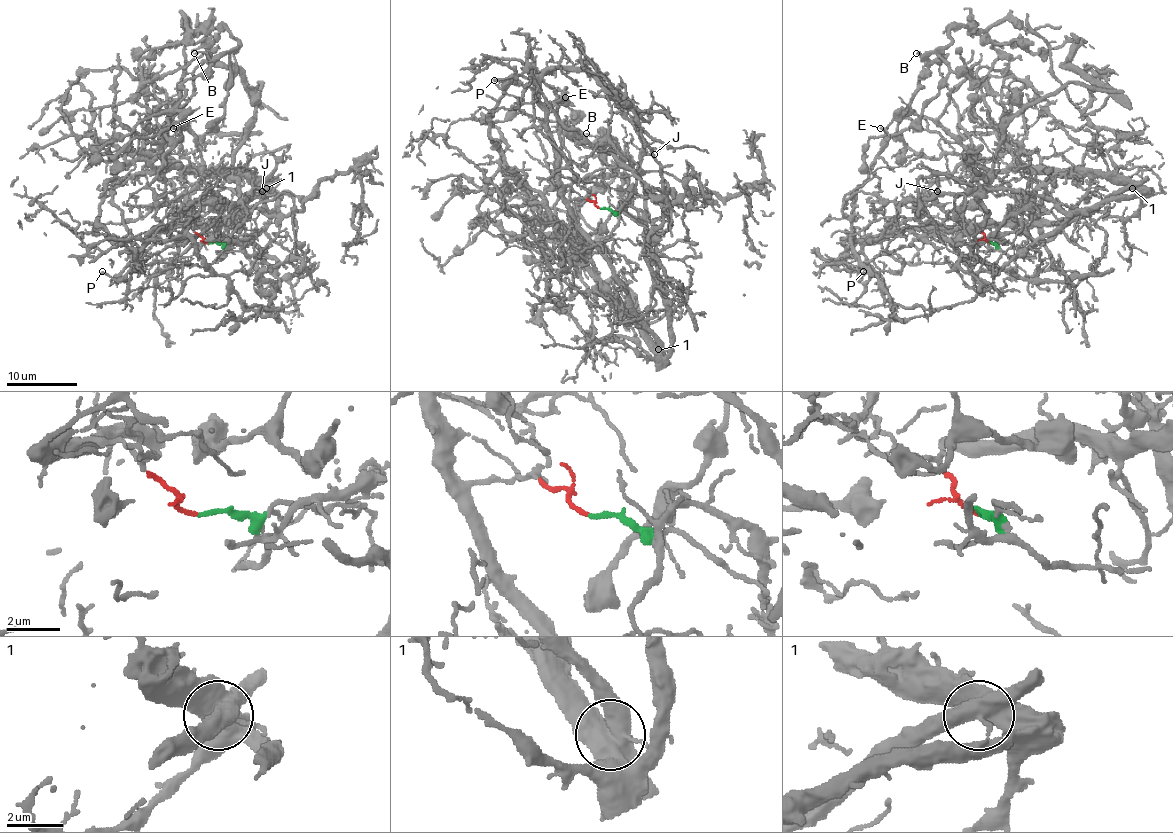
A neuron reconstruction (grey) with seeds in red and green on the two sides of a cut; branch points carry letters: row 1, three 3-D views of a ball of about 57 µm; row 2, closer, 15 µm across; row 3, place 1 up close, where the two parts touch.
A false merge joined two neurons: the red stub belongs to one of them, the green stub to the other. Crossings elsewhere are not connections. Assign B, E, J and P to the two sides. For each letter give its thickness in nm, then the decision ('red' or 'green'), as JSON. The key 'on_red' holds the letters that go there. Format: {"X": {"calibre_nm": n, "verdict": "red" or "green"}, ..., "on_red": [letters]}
{"B": {"calibre_nm": 90, "verdict": "green"}, "E": {"calibre_nm": 80, "verdict": "green"}, "J": {"calibre_nm": 120, "verdict": "green"}, "P": {"calibre_nm": 200, "verdict": "green"}, "on_red": []}

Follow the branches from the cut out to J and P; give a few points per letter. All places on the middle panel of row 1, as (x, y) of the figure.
J: (600, 207), (617, 218), (612, 237), (640, 244), (660, 282), (646, 186), (639, 174), (640, 156), (655, 154)
P: (600, 207), (617, 218), (612, 237), (646, 250), (669, 225), (642, 181), (568, 127), (532, 81), (493, 80)

